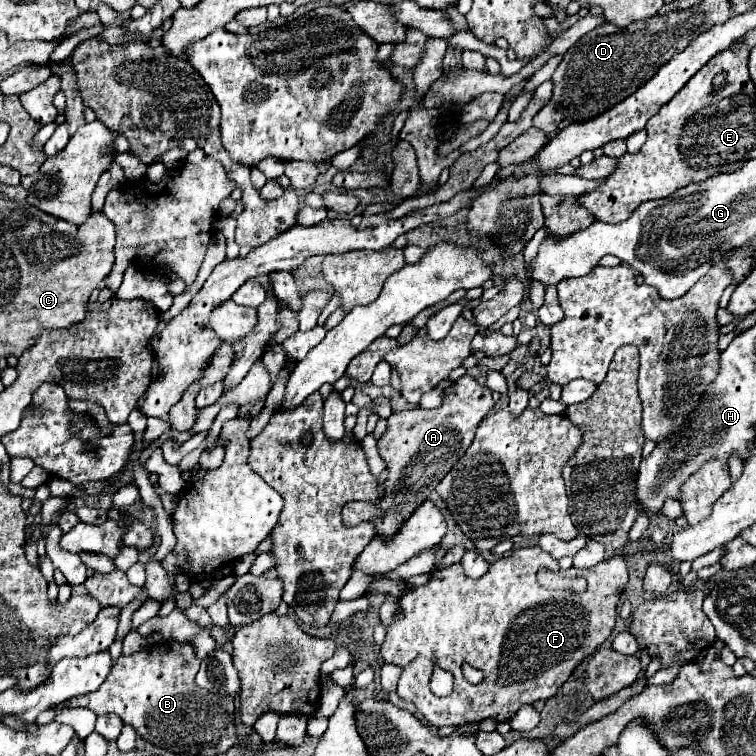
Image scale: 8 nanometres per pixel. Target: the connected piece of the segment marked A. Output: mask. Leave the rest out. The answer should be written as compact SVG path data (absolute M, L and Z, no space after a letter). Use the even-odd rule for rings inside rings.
M462 376L454 380L442 398L442 404L434 410L414 408L404 412L394 412L388 418L388 430L378 440L380 456L388 464L390 476L384 484L384 498L380 508L364 508L364 502L348 502L342 508L342 522L350 528L364 520L376 522L378 536L392 536L400 524L420 506L434 486L452 470L456 460L468 450L474 440L478 424L494 410L492 390L480 386L472 376Z

